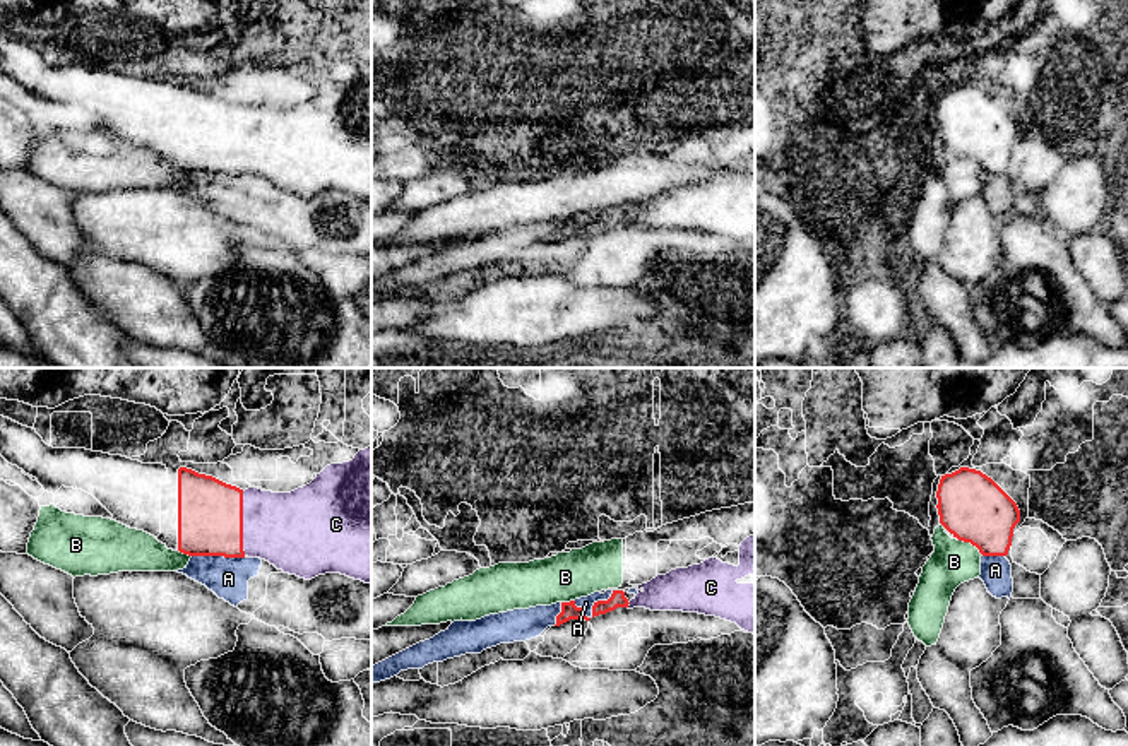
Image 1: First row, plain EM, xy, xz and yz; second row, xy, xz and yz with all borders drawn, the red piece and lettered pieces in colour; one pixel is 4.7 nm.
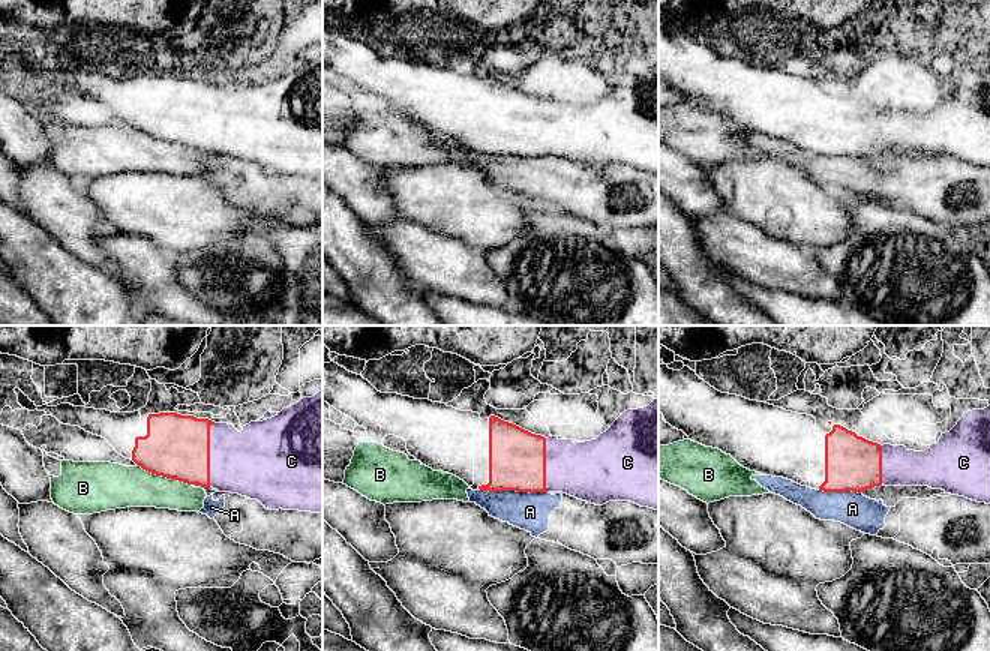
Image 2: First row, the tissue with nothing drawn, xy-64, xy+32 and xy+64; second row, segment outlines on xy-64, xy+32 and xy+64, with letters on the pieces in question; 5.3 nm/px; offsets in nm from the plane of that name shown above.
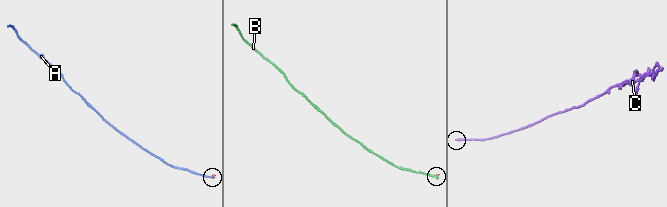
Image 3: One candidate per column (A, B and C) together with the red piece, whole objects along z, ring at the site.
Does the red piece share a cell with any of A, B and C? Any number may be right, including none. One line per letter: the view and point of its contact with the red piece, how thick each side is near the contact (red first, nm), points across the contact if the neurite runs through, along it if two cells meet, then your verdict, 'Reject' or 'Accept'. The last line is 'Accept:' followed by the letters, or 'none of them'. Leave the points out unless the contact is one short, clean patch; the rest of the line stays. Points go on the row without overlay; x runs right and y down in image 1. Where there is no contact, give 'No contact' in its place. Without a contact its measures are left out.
A: Touches red at xz (593, 226). Thickness 70 nm (red) against 60 nm. Reject
B: Touches red at yz (971, 159). Thickness 320 nm (red) against 220 nm. Reject
C: Touches red at xy (242, 141). Thickness 300 nm (red) against 360 nm. Accept
Accept: C

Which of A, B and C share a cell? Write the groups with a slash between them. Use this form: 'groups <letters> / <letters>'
groups A B / C

